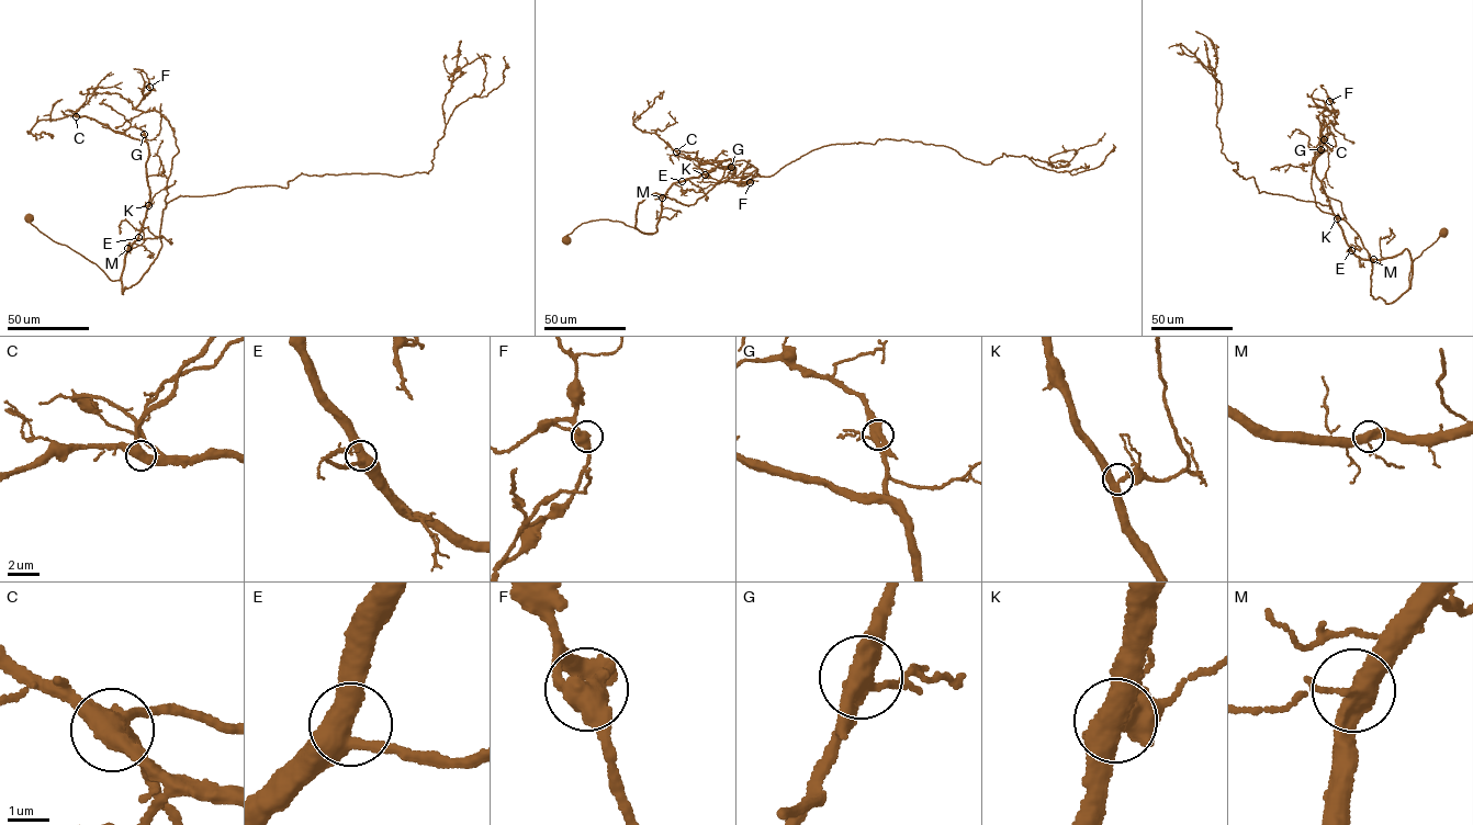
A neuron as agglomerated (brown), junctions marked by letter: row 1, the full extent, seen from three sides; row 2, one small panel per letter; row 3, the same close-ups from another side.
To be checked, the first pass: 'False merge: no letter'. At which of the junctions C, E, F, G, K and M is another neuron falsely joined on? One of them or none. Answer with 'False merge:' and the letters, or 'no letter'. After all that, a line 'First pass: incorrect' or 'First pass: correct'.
False merge: no letter
First pass: correct

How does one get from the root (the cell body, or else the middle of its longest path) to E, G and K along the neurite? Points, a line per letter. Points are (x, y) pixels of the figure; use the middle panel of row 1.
E: (568, 239), (568, 234), (582, 223), (603, 218), (653, 234), (656, 230), (662, 198), (670, 187), (682, 181)
G: (568, 239), (582, 223), (603, 218), (653, 234), (670, 187), (729, 159), (731, 167)
K: (568, 239), (568, 234), (582, 223), (603, 218), (653, 234), (656, 230), (661, 199), (667, 189), (705, 174)

